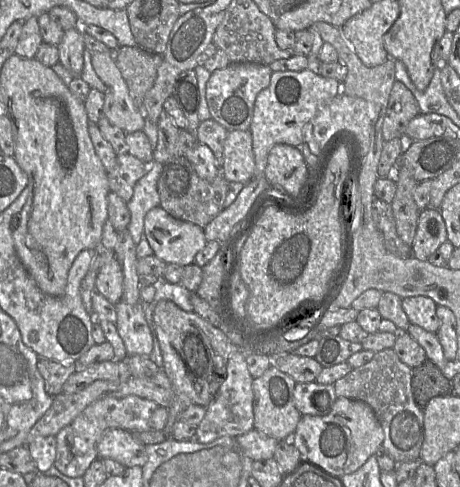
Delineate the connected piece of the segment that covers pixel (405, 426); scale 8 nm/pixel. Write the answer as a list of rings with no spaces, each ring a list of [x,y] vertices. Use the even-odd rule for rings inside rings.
[[[393,348],[375,353],[366,364],[352,369],[334,384],[338,397],[359,400],[374,411],[384,431],[382,447],[397,462],[420,460],[424,441],[424,408],[418,406],[412,393],[412,368],[404,364]]]

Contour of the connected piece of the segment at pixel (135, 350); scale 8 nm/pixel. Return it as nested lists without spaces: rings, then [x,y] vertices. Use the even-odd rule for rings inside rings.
[[[120,300],[115,304],[116,327],[129,355],[149,357],[153,351],[153,340],[144,313],[144,303],[128,304]]]

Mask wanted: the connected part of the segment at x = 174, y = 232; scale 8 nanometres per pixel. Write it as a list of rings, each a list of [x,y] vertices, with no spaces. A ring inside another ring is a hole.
[[[160,206],[146,213],[144,234],[154,255],[166,264],[194,263],[195,255],[207,243],[202,228],[172,217]]]

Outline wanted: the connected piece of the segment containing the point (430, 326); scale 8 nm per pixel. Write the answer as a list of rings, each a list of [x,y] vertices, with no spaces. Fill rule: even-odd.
[[[413,296],[402,299],[402,307],[409,322],[437,333],[440,327],[440,320],[436,313],[437,304],[427,296]]]

